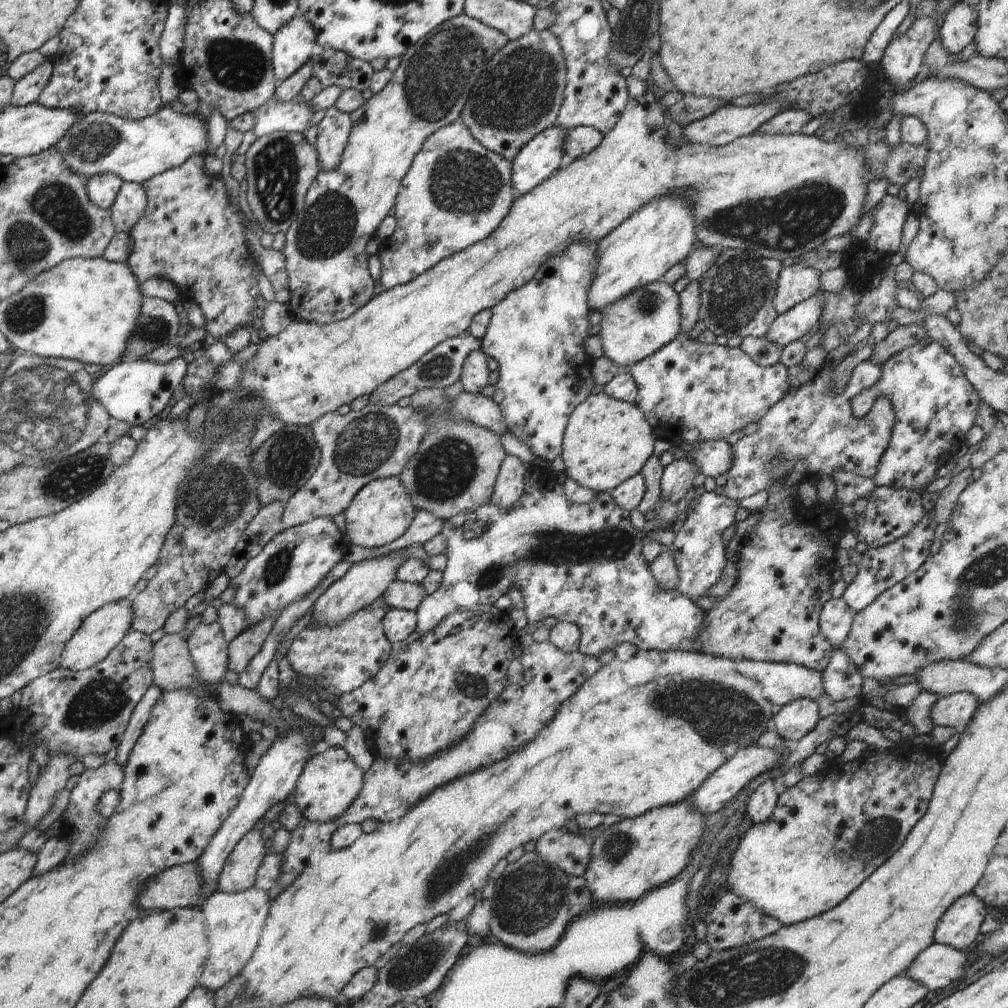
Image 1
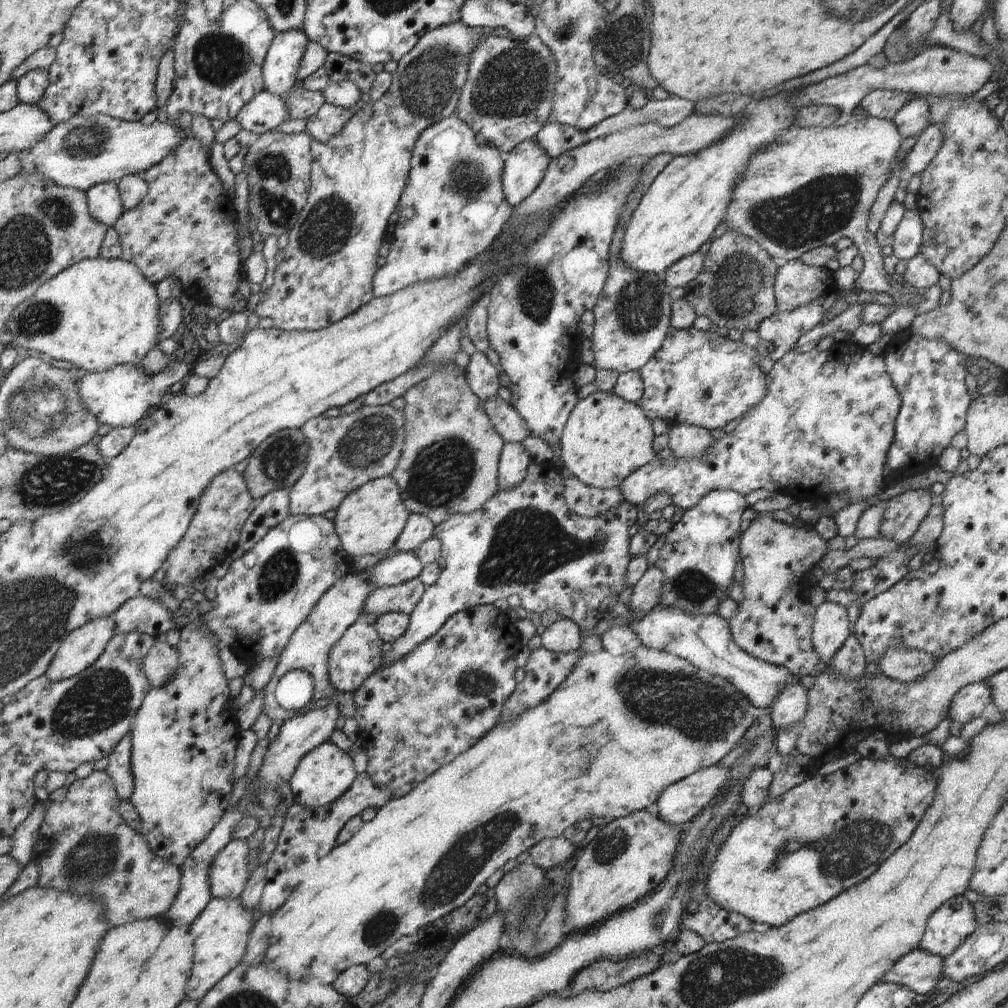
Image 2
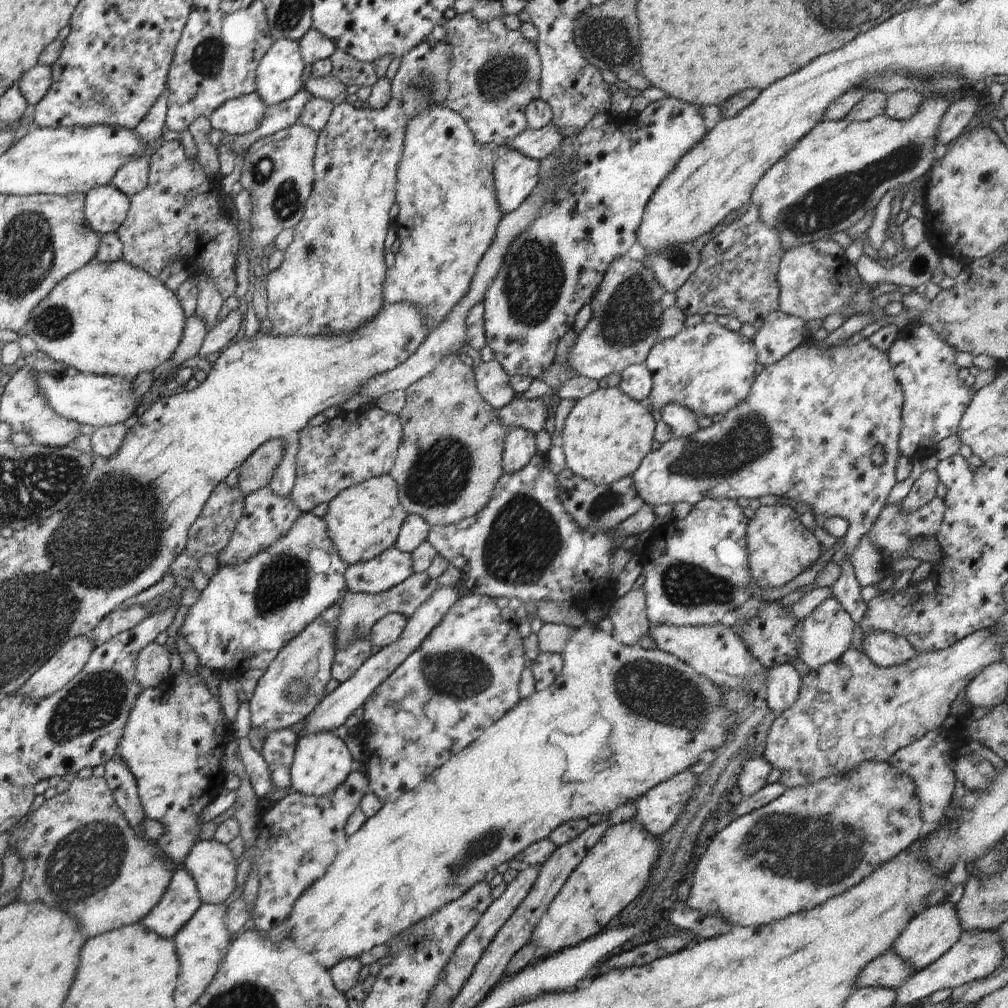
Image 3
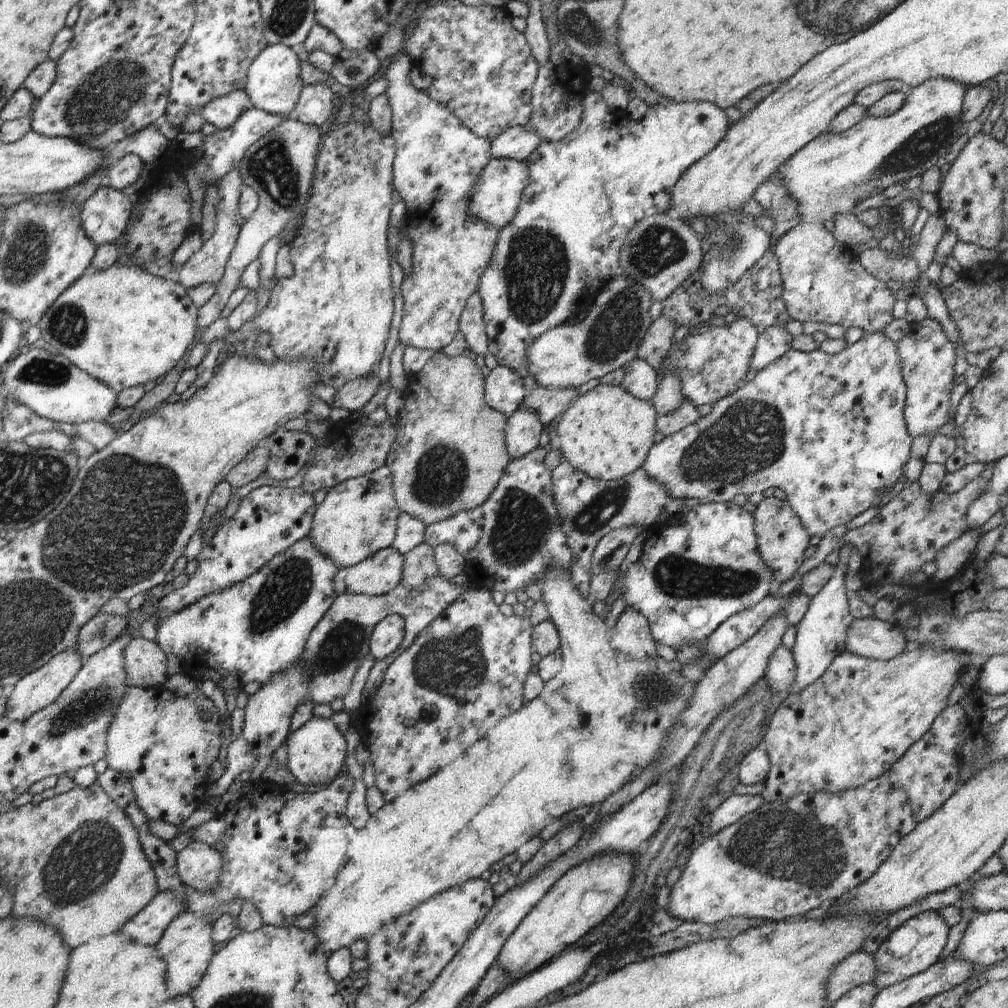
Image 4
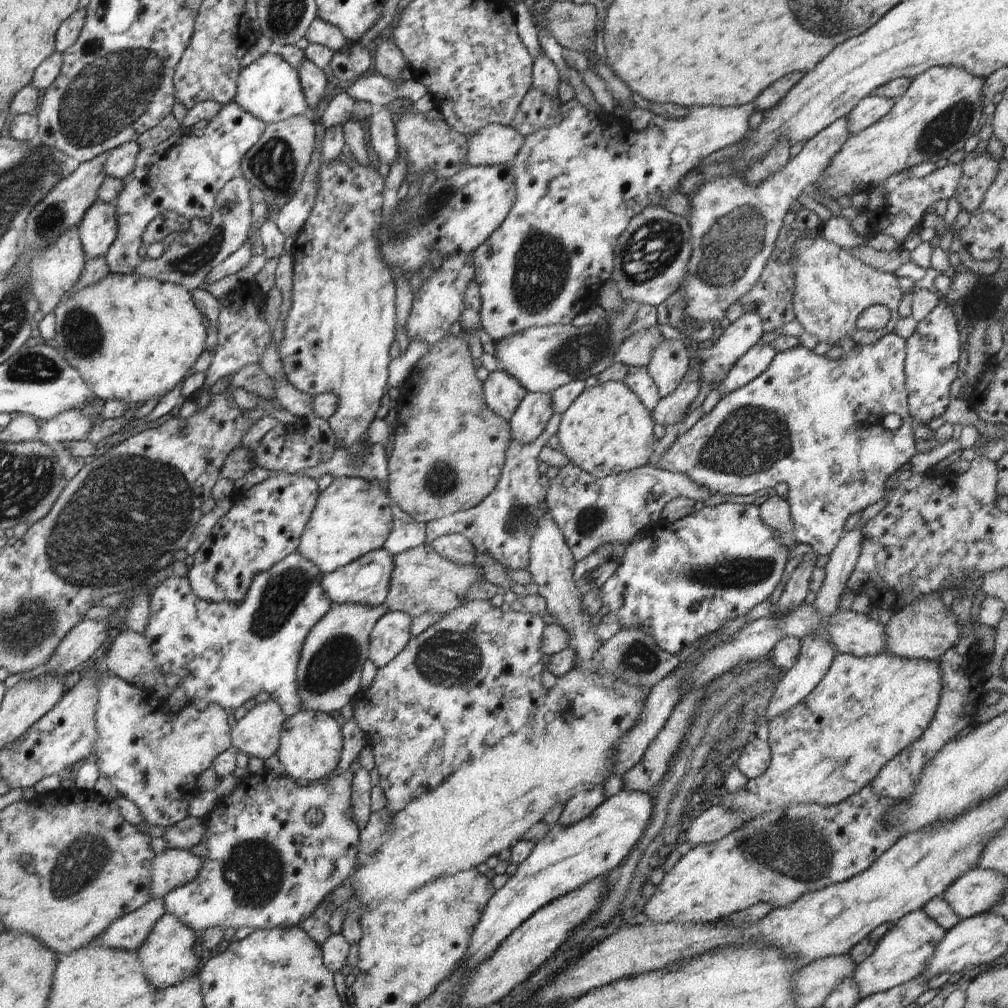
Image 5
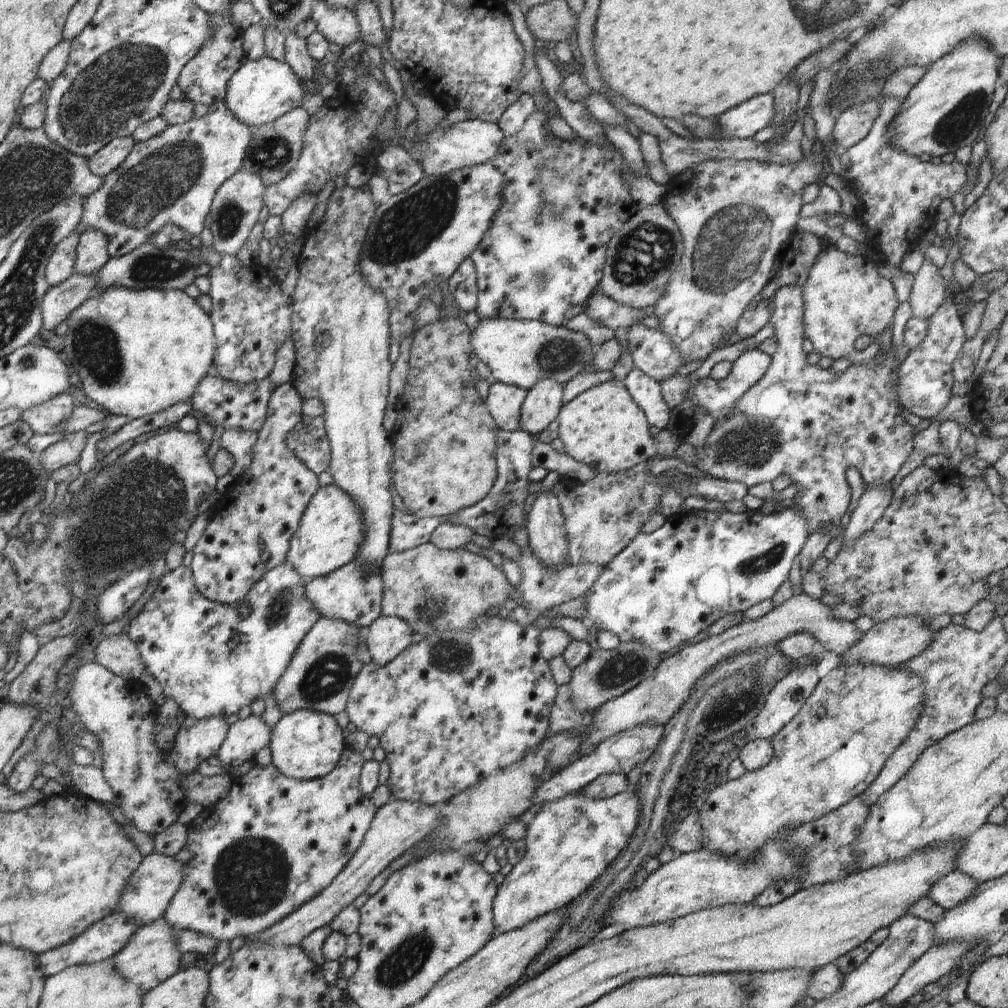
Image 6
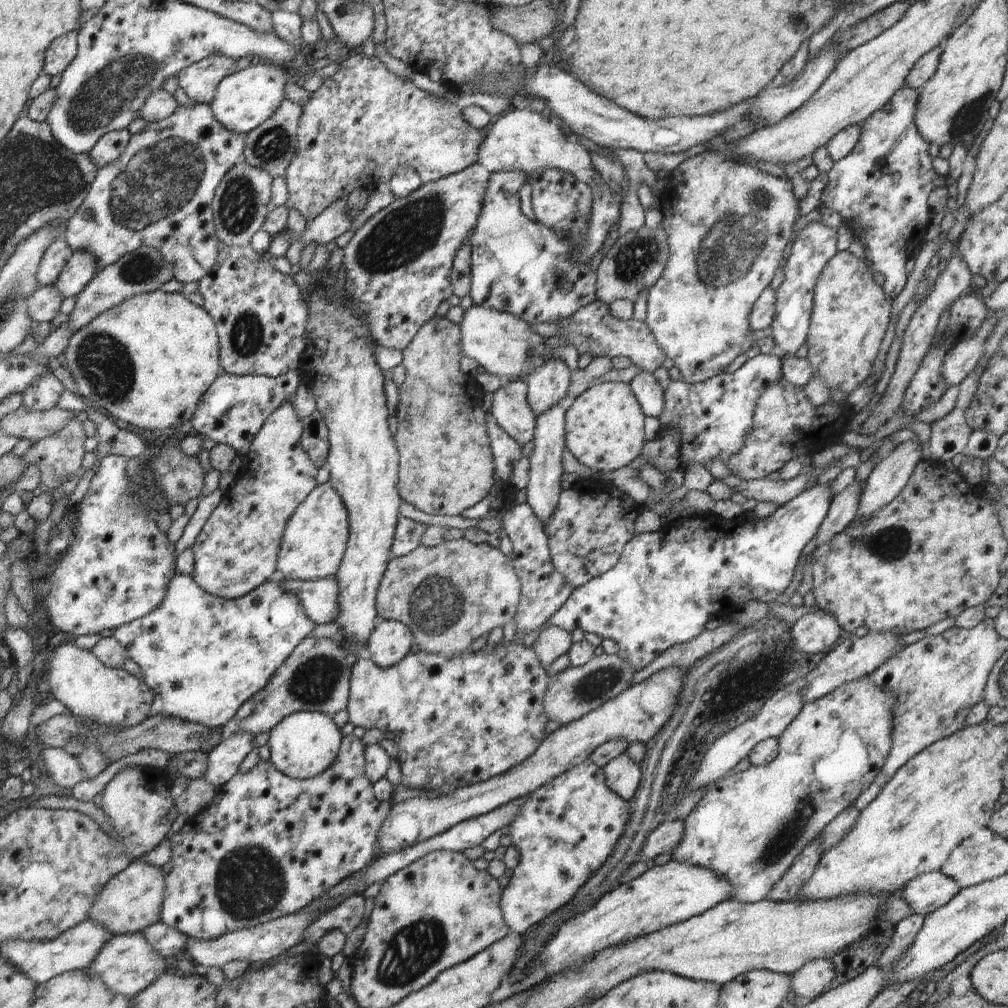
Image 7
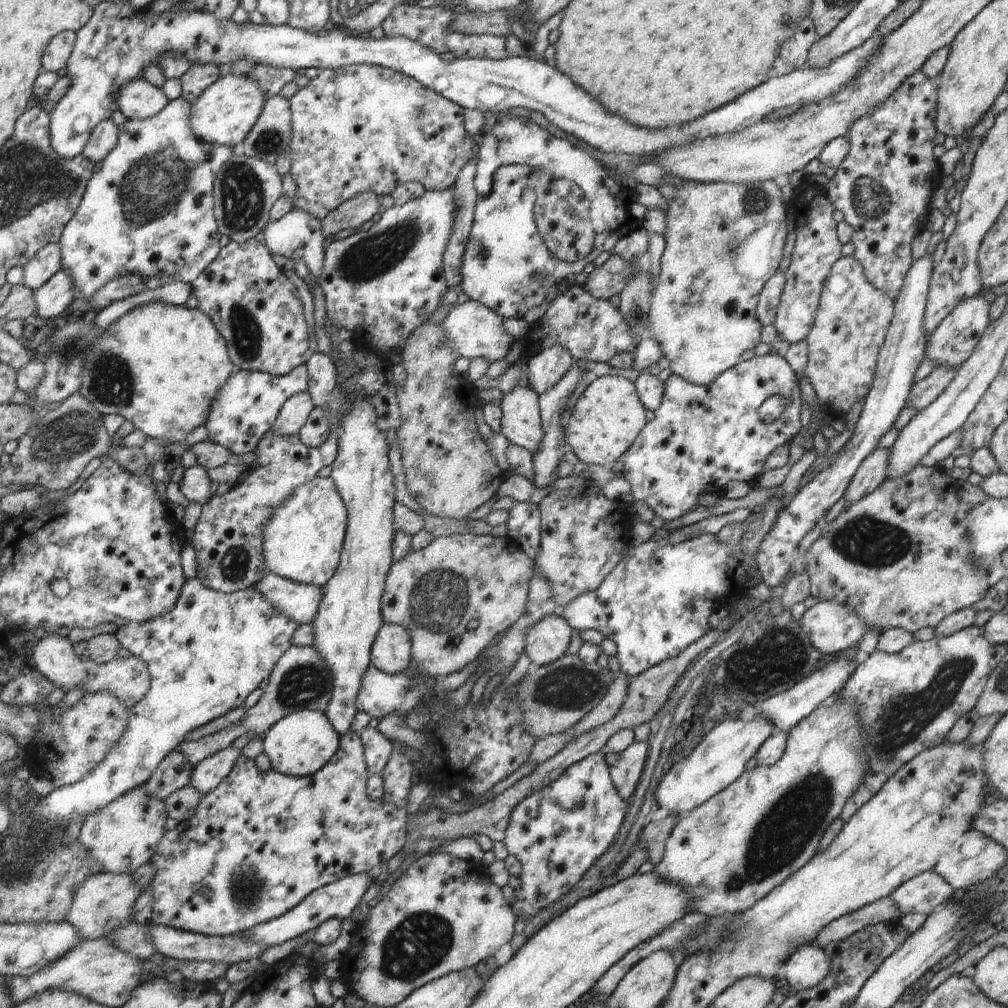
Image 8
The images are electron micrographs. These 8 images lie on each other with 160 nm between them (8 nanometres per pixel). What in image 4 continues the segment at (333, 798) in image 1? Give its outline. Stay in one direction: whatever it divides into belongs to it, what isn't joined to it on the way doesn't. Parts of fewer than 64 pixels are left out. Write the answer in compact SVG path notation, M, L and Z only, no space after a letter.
M312 717L302 728L294 731L284 742L287 744L287 769L296 782L304 786L328 784L333 781L344 766L346 739L332 719Z

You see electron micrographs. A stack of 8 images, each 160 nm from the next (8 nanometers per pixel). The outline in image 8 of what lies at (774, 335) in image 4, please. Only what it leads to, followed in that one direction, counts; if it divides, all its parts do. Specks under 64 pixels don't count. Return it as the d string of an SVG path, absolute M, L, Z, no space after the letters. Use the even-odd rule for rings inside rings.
M778 353L741 360L706 386L692 384L677 374L671 375L664 382L662 404L656 409L654 419L644 425L642 432L620 458L624 462L620 476L631 484L634 504L648 504L656 515L668 522L696 508L699 494L710 492L721 498L725 496L730 480L750 482L762 470L770 453L778 446L790 443L800 432L802 400L799 379L784 356ZM774 395L786 397L789 405L780 418L765 423L760 420L757 408Z

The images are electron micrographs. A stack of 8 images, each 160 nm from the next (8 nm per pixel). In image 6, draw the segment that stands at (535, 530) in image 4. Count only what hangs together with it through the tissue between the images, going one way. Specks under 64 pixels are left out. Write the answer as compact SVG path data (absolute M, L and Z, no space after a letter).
M553 420L552 424L538 436L532 436L521 430L510 432L499 429L496 432L498 472L494 486L479 503L452 513L449 515L447 522L451 525L470 527L474 534L489 538L492 541L501 536L512 539L514 532L518 530L519 526L524 525L524 520L527 519L527 515L524 514L524 502L529 495L528 484L530 484L530 480L528 480L528 472L534 468L531 461L532 448L536 446L536 440L550 444L558 438L557 420Z

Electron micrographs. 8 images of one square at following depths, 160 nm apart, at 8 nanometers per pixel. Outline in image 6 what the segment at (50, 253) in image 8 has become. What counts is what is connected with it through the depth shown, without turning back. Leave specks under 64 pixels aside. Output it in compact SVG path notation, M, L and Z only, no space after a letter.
M74 232L61 240L50 255L45 268L48 286L58 286L74 274L74 258L79 242L79 233Z

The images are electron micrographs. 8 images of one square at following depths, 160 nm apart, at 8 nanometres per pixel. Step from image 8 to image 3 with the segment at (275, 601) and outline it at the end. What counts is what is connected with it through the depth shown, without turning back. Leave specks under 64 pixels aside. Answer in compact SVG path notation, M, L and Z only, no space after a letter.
M394 546L372 560L348 565L344 578L348 591L380 594L413 574L411 555Z

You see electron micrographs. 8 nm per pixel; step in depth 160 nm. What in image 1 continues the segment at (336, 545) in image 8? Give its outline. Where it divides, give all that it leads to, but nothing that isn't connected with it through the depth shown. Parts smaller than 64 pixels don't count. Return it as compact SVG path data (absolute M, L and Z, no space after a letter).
M399 477L374 479L364 485L343 512L346 522L344 534L348 541L367 549L380 548L394 542L408 530L415 517L416 509Z

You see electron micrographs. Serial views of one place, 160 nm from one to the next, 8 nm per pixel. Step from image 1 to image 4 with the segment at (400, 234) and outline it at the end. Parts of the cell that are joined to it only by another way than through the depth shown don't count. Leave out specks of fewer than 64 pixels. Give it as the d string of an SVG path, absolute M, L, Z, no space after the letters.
M402 51L383 64L380 74L388 81L385 93L393 112L390 132L396 141L393 188L396 197L406 204L406 220L402 228L411 229L406 233L411 237L412 270L404 276L400 286L404 306L399 342L404 346L440 351L454 340L467 298L477 292L480 277L490 264L499 237L499 229L469 215L474 185L491 159L491 140L476 136L445 105L412 86L409 79L411 68L411 59Z

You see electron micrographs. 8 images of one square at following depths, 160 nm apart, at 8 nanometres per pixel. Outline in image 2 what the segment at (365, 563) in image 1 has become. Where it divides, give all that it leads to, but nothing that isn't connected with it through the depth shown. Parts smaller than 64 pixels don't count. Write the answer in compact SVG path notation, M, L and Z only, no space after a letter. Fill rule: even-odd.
M350 572L344 578L330 587L315 604L315 607L309 612L307 619L294 631L290 637L286 648L280 653L279 663L277 664L274 676L265 686L265 700L263 711L272 720L283 723L285 720L296 715L304 714L309 710L317 708L319 702L334 702L344 705L344 716L352 717L354 714L353 693L343 693L336 690L329 679L328 672L328 652L331 651L332 645L346 632L349 626L352 626L358 620L358 617L364 611L368 596L374 592L377 586L369 581L369 578L360 572ZM301 670L307 672L314 679L313 694L310 702L304 708L298 710L286 710L282 708L275 697L275 688L278 681L289 672Z

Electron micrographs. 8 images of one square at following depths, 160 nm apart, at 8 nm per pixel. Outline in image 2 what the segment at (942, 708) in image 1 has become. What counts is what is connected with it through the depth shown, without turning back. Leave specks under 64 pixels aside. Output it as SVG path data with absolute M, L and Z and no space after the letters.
M980 681L979 683L969 684L962 687L952 697L947 718L951 722L956 720L960 724L965 724L979 717L984 708L992 702L987 682Z

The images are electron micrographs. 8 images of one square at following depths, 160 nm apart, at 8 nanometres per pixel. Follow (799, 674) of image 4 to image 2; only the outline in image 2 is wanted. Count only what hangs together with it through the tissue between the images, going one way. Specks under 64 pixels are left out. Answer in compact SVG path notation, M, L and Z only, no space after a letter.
M825 601L816 609L812 630L813 649L828 665L835 652L851 635L847 610L839 604Z

